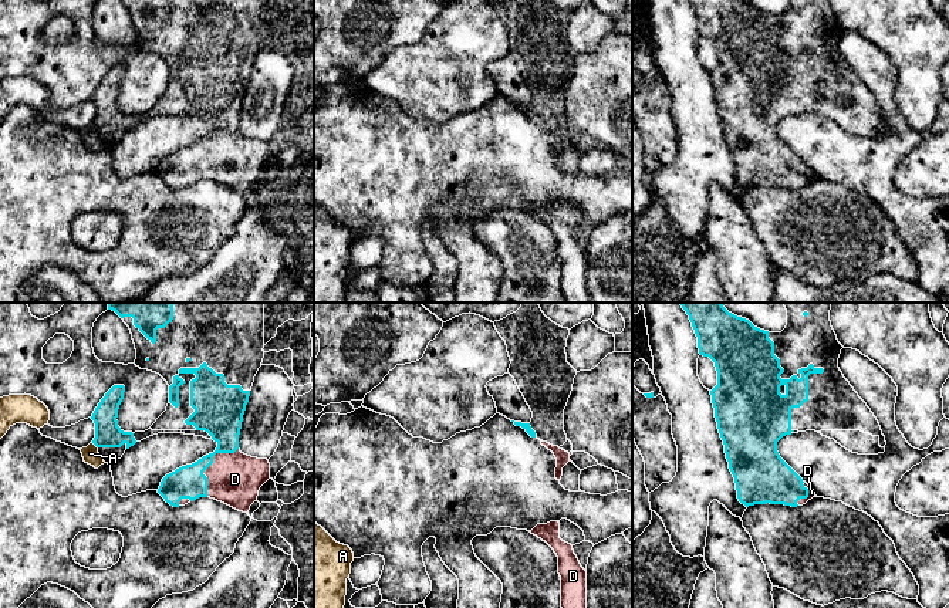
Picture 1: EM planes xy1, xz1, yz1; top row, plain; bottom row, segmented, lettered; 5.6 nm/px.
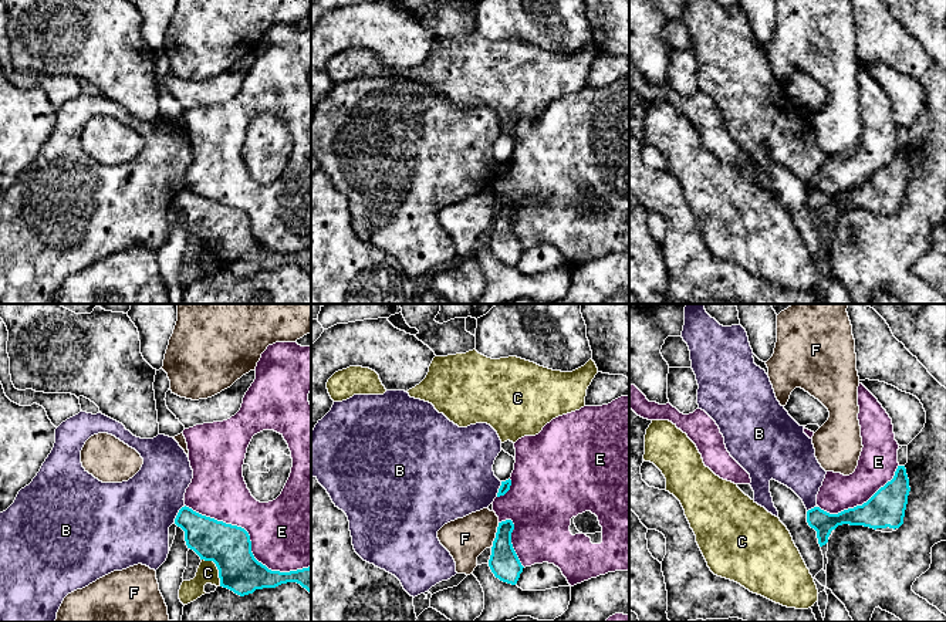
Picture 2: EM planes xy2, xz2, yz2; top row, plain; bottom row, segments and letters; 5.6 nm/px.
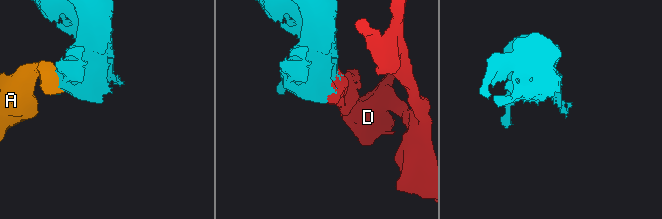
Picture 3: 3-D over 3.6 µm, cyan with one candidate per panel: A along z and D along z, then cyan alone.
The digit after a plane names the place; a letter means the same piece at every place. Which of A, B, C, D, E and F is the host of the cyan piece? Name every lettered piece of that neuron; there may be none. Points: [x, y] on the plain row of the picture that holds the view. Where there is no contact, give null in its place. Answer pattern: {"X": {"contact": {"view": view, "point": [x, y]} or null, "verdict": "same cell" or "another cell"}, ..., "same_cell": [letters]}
{"A": {"contact": {"view": "xy1", "point": [94, 125]}, "verdict": "another cell"}, "B": {"contact": {"view": "xy2", "point": [178, 196]}, "verdict": "another cell"}, "C": {"contact": {"view": "xy2", "point": [218, 250]}, "verdict": "another cell"}, "D": {"contact": {"view": "xy1", "point": [210, 145]}, "verdict": "same cell"}, "E": {"contact": {"view": "xy2", "point": [250, 223]}, "verdict": "another cell"}, "F": {"contact": {"view": "xz2", "point": [496, 217]}, "verdict": "another cell"}, "same_cell": ["D"]}

